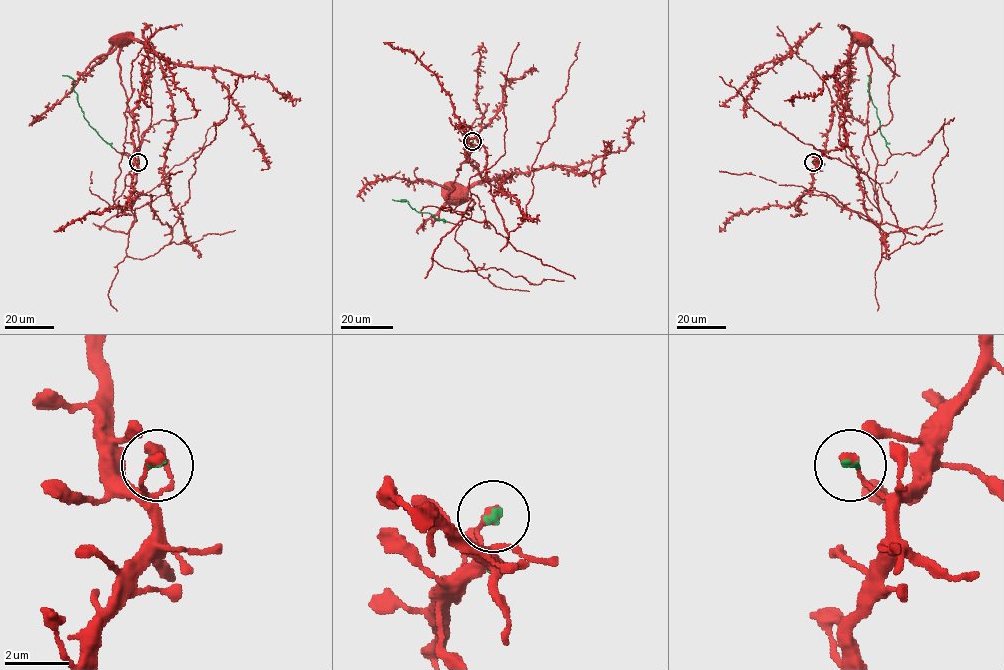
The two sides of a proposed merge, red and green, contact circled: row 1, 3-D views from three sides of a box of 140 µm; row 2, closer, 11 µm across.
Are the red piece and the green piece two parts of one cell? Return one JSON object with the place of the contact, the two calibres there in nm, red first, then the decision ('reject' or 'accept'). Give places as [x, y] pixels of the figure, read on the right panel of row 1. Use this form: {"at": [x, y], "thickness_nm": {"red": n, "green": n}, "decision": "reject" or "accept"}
{"at": [813, 162], "thickness_nm": {"red": 320, "green": 110}, "decision": "accept"}

